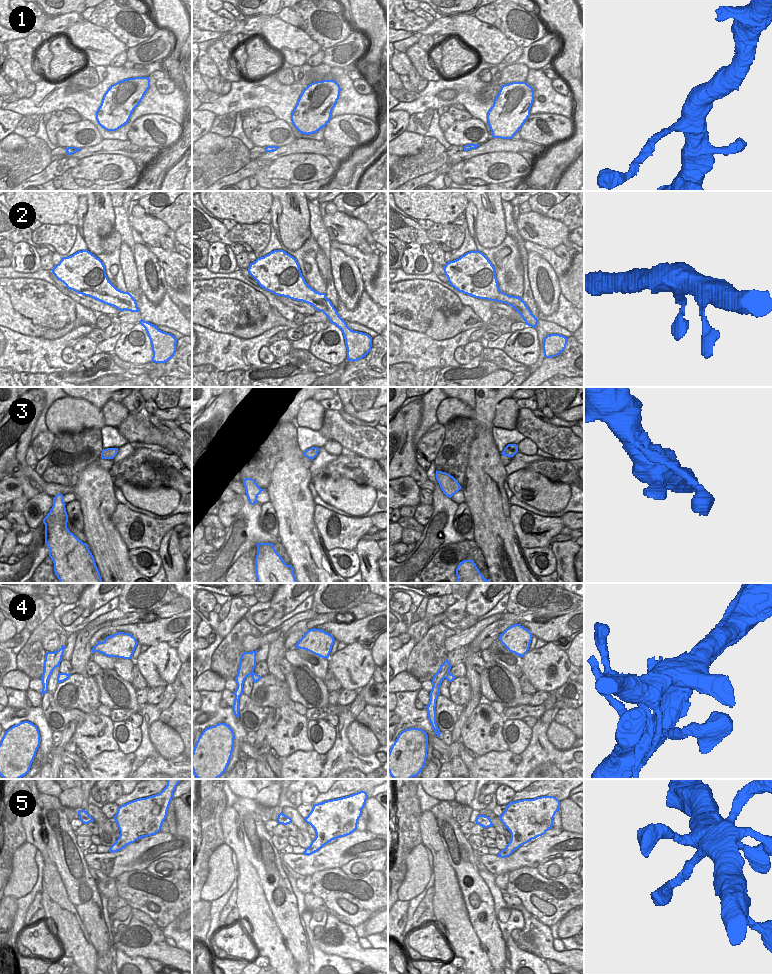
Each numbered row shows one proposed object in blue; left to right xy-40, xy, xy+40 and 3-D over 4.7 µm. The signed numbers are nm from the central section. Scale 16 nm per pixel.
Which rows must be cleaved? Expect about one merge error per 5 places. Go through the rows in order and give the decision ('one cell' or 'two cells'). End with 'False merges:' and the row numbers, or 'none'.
1: one cell
2: one cell
3: one cell
4: two cells
5: one cell
False merges: 4

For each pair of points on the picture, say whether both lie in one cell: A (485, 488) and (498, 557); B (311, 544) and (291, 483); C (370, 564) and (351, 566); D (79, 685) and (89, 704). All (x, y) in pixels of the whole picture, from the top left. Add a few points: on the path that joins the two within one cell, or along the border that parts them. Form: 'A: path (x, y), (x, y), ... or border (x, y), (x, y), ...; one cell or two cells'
A: path (489, 505), (493, 532), (497, 540); one cell
B: path (297, 529), (295, 508), (291, 498); one cell
C: border (354, 550), (358, 558), (359, 570); two cells
D: path (79, 690), (86, 699); one cell

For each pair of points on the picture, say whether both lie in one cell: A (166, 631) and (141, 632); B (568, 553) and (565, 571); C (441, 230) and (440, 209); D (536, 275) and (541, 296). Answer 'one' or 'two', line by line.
A: one
B: one
C: two
D: one

